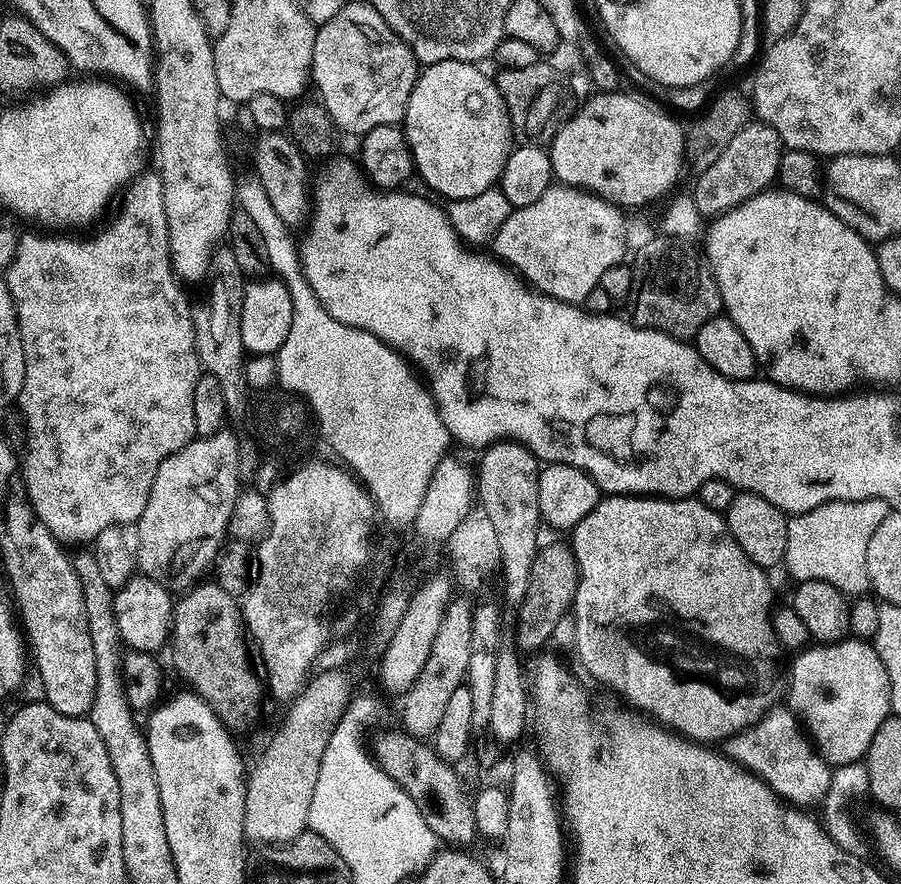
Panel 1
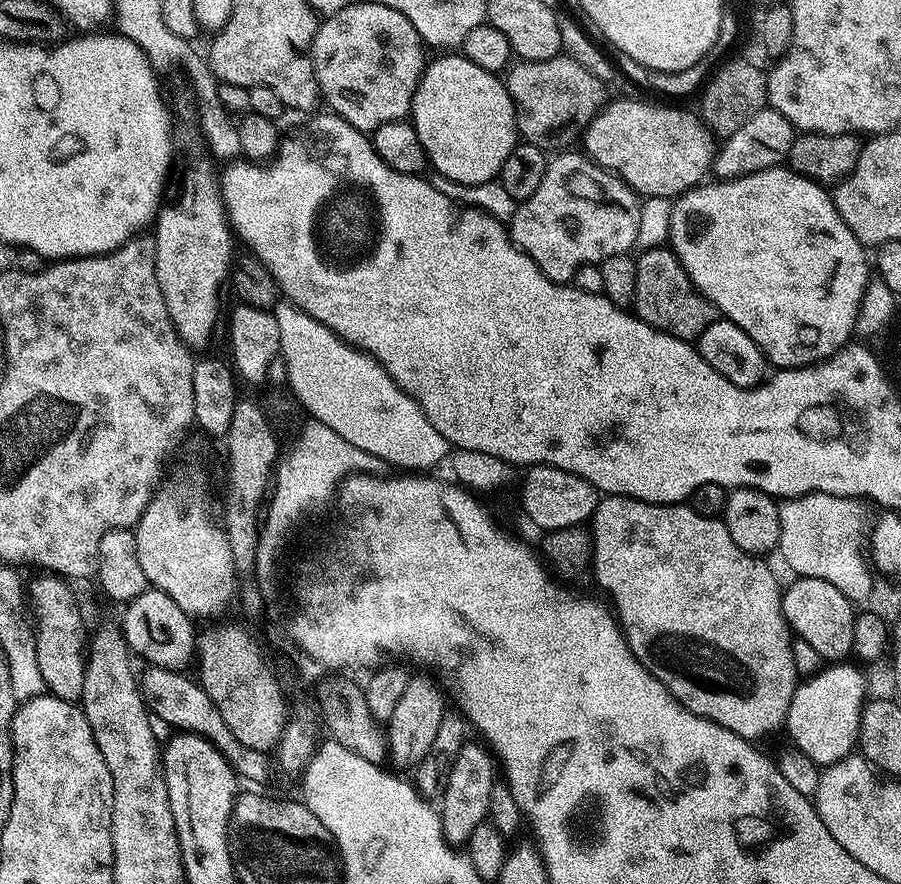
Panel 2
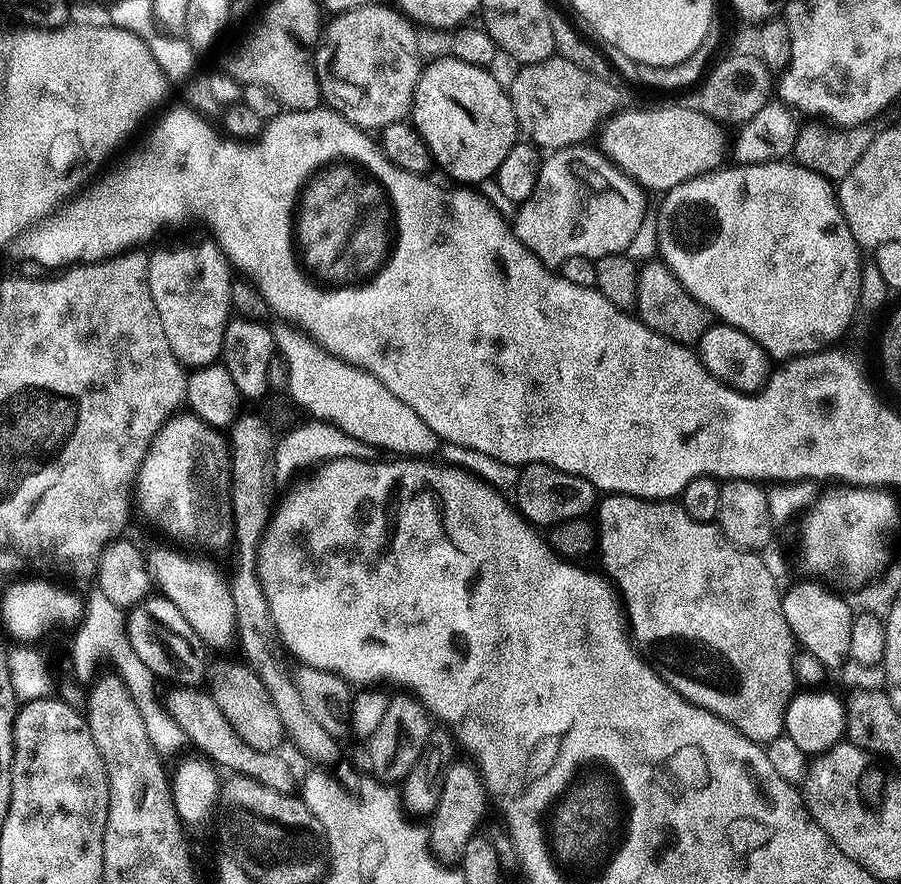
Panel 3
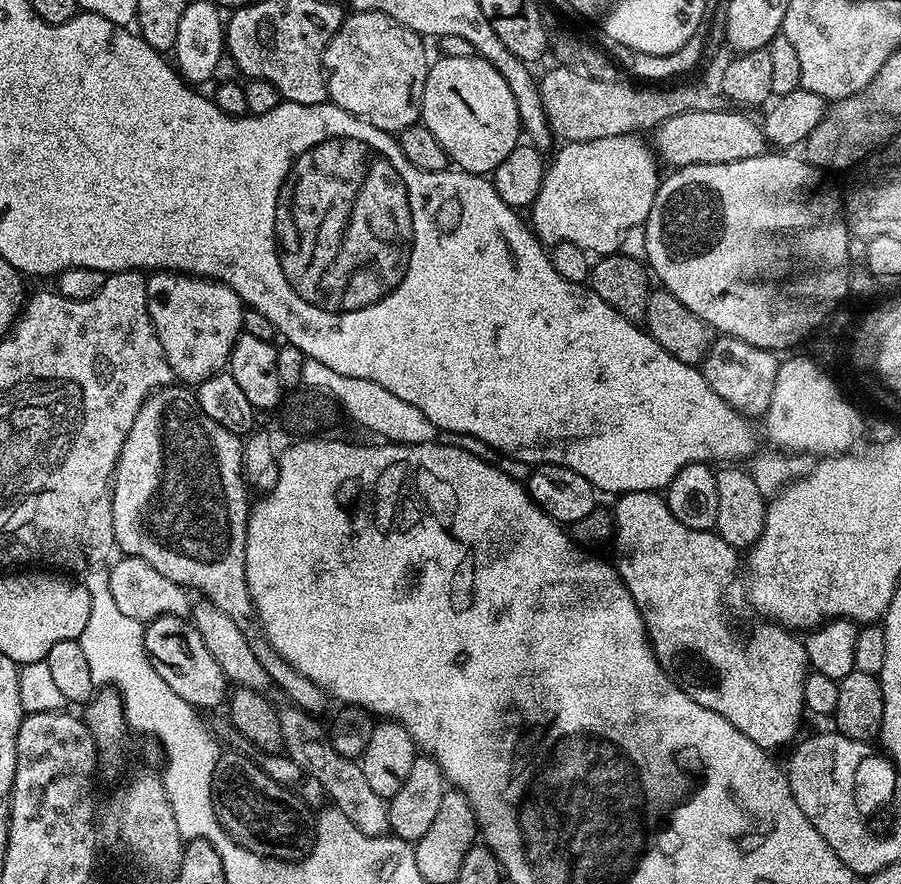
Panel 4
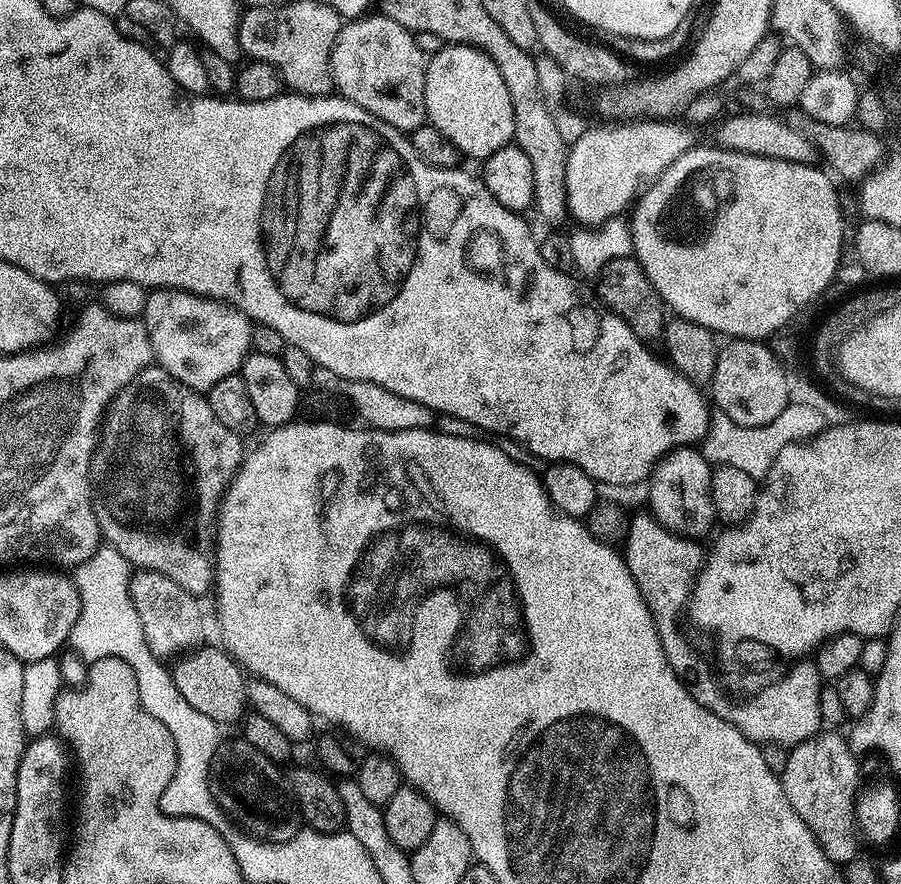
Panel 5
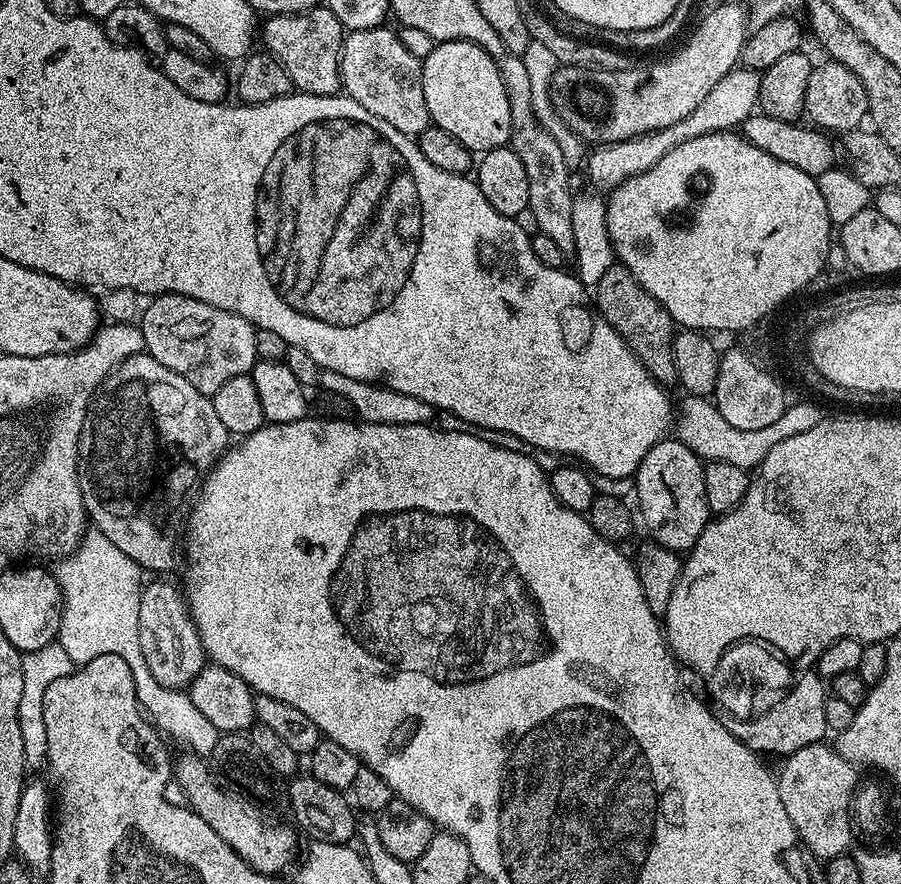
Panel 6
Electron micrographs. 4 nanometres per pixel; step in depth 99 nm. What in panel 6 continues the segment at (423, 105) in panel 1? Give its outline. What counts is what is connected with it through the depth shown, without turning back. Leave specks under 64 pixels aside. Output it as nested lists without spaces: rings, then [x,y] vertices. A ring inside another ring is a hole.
[[[442,40],[422,63],[422,90],[426,94],[428,119],[435,127],[454,134],[462,146],[476,154],[505,147],[511,141],[506,86],[486,50],[465,40]]]

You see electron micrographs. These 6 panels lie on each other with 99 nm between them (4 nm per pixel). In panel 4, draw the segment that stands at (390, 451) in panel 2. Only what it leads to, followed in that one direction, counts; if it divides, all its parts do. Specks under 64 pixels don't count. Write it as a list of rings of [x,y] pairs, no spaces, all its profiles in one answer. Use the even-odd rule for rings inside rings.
[[[305,359],[304,384],[312,390],[323,390],[333,397],[341,409],[356,424],[361,424],[376,438],[383,438],[393,444],[431,444],[436,439],[438,429],[418,410],[418,406],[410,406],[410,402],[402,402],[398,394],[390,394],[386,386],[378,386],[378,382],[370,382],[366,378],[350,378],[346,374],[338,374],[338,370],[330,370],[330,366],[322,366],[322,362]]]

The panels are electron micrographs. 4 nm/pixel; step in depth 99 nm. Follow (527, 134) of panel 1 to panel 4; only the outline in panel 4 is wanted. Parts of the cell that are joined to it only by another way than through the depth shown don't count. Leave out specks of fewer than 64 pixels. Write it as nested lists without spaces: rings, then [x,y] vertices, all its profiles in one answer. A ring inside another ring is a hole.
[[[553,67],[544,77],[539,77],[540,97],[553,137],[560,139],[561,136],[564,142],[644,134],[647,128],[659,128],[666,118],[674,118],[674,114],[722,112],[730,104],[719,87],[712,85],[711,88],[704,80],[697,84],[676,82],[671,86],[637,86],[635,83],[623,84],[624,80],[620,78],[602,82],[584,77],[570,68]]]

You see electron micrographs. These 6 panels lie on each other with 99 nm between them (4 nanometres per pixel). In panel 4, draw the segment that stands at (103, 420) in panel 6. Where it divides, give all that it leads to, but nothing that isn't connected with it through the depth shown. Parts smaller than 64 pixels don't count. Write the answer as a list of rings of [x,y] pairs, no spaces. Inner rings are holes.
[[[169,386],[167,388],[157,388],[149,396],[148,401],[138,410],[138,418],[134,418],[134,426],[130,428],[130,434],[122,446],[122,454],[116,463],[116,471],[112,474],[112,513],[114,514],[116,548],[125,556],[142,558],[142,562],[150,562],[150,566],[154,566],[154,570],[158,570],[158,574],[170,578],[170,582],[179,584],[185,590],[197,588],[203,599],[211,600],[214,606],[218,606],[218,610],[222,610],[224,614],[234,618],[234,622],[246,634],[246,642],[250,642],[250,650],[253,652],[254,658],[258,658],[258,662],[262,662],[262,670],[266,670],[266,674],[272,679],[272,683],[277,689],[280,687],[284,691],[284,696],[288,699],[285,701],[306,713],[320,714],[320,711],[330,703],[328,693],[314,682],[310,682],[310,678],[306,678],[298,670],[294,670],[294,666],[290,666],[290,662],[286,662],[282,658],[282,654],[278,654],[278,650],[274,650],[274,646],[266,638],[266,630],[262,626],[260,616],[256,613],[256,607],[252,601],[250,586],[246,582],[246,570],[244,569],[246,566],[248,514],[250,511],[250,499],[248,500],[247,491],[249,492],[244,478],[244,445],[241,437],[236,436],[230,430],[226,430],[226,426],[218,426],[218,422],[214,422],[214,418],[202,414],[202,406],[198,406],[195,391],[191,387]]]

